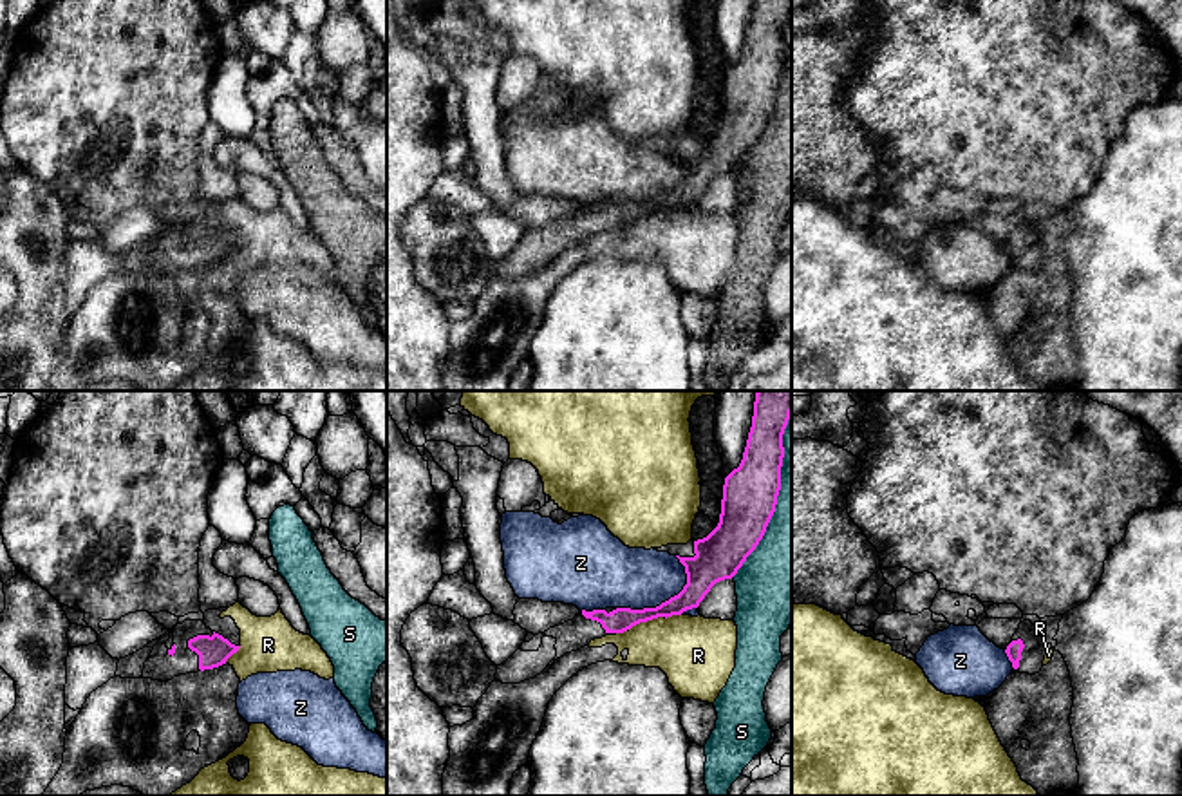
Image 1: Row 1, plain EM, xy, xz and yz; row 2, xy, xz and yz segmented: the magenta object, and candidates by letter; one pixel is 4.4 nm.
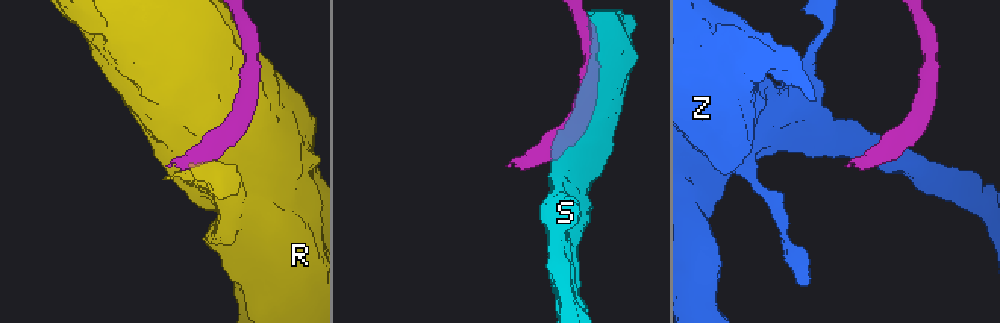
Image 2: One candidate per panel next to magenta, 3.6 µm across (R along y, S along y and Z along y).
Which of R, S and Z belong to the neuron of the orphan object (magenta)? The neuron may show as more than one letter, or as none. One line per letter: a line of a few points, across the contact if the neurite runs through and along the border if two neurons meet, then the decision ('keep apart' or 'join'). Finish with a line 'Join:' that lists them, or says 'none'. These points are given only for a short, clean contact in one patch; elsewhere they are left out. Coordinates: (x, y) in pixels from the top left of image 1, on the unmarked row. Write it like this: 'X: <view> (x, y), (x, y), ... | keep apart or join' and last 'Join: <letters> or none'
R: keep apart
S: keep apart
Z: keep apart
Join: none

